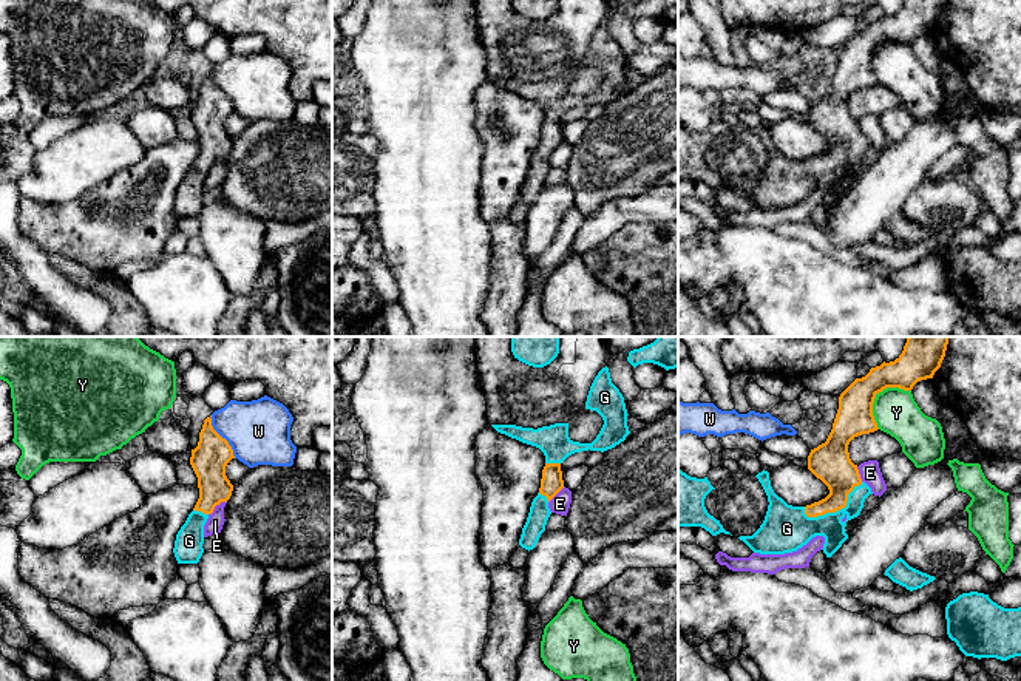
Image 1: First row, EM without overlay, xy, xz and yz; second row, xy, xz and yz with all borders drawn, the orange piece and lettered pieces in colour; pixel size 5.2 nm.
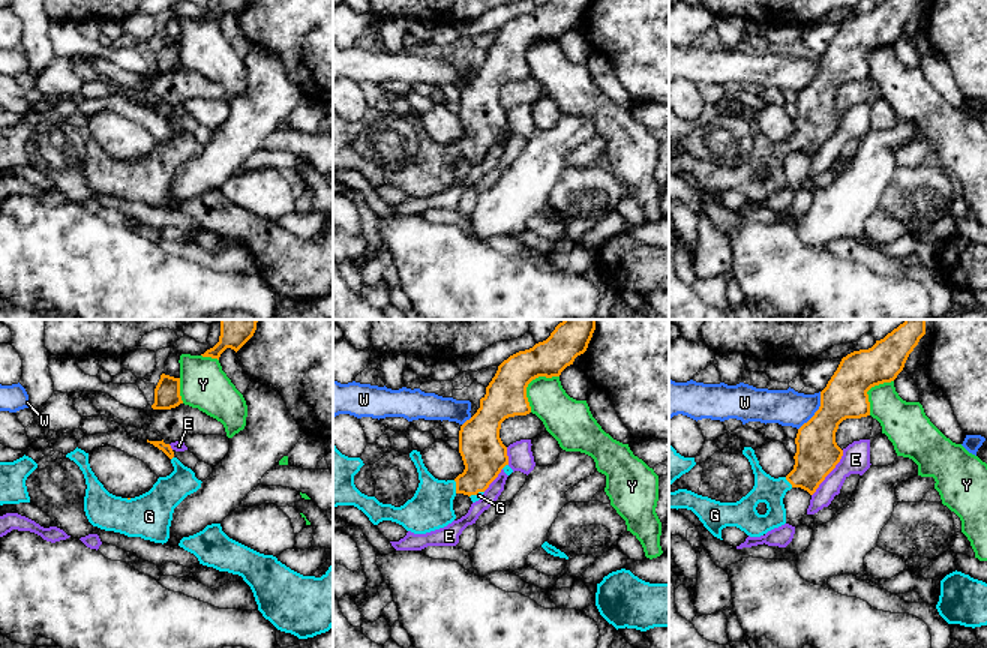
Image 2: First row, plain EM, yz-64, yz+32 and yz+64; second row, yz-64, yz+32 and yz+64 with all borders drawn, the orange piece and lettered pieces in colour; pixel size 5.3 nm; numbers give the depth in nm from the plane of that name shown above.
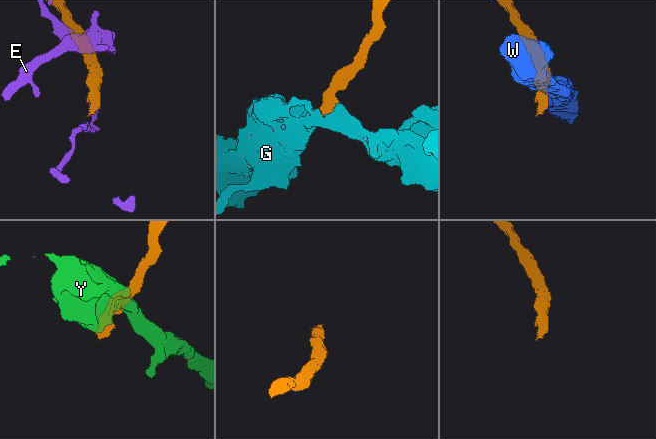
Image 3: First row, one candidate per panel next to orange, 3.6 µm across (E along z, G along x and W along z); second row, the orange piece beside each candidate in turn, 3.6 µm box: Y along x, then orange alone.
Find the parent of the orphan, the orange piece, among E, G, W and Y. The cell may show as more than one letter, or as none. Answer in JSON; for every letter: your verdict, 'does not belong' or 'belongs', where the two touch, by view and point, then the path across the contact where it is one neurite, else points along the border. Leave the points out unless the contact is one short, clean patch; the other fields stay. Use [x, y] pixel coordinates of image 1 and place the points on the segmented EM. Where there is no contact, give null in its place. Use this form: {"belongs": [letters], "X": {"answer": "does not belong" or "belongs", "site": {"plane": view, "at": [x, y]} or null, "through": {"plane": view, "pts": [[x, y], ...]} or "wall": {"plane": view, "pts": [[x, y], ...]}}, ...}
{"belongs": ["G"], "E": {"answer": "does not belong", "site": {"plane": "xy", "at": [217, 504]}, "wall": {"plane": "xy", "pts": [[226, 501], [221, 501], [209, 514]]}}, "G": {"answer": "belongs", "site": {"plane": "yz", "at": [836, 510]}, "through": {"plane": "yz", "pts": [[831, 464], [836, 470], [836, 510], [824, 518], [791, 527]]}}, "W": {"answer": "does not belong", "site": {"plane": "xy", "at": [221, 437]}, "wall": {"plane": "xy", "pts": [[210, 416], [210, 425], [227, 442], [235, 457]]}}, "Y": {"answer": "does not belong", "site": {"plane": "yz", "at": [875, 396]}, "wall": {"plane": "yz", "pts": [[910, 389], [884, 388], [876, 396], [873, 419], [878, 428]]}}}

